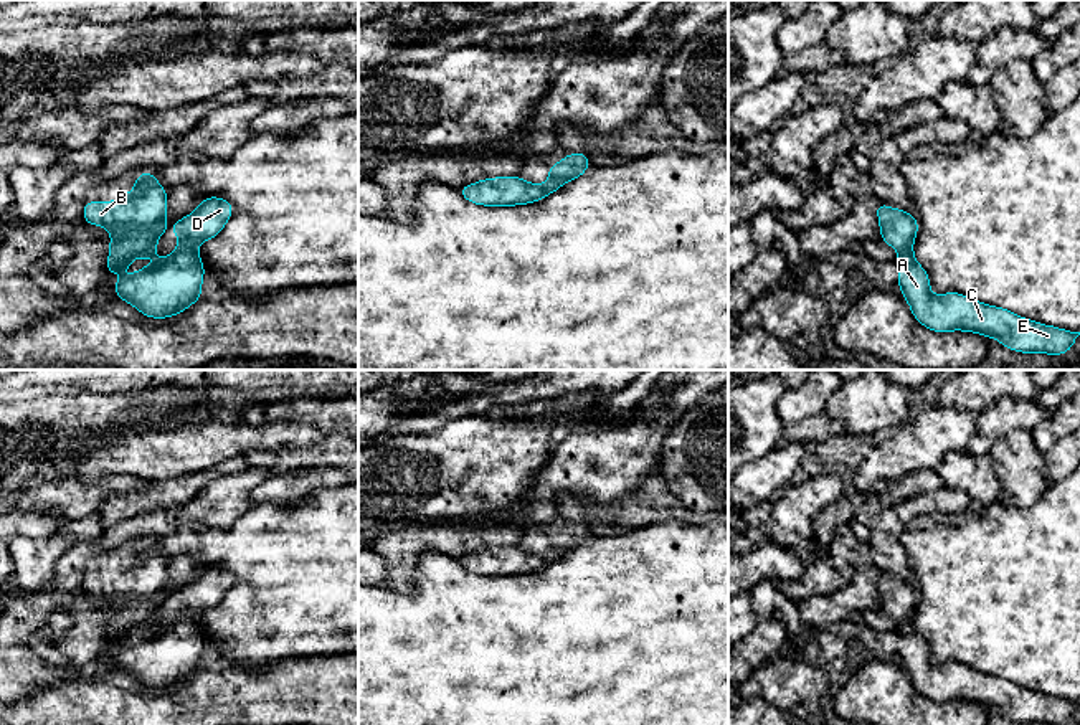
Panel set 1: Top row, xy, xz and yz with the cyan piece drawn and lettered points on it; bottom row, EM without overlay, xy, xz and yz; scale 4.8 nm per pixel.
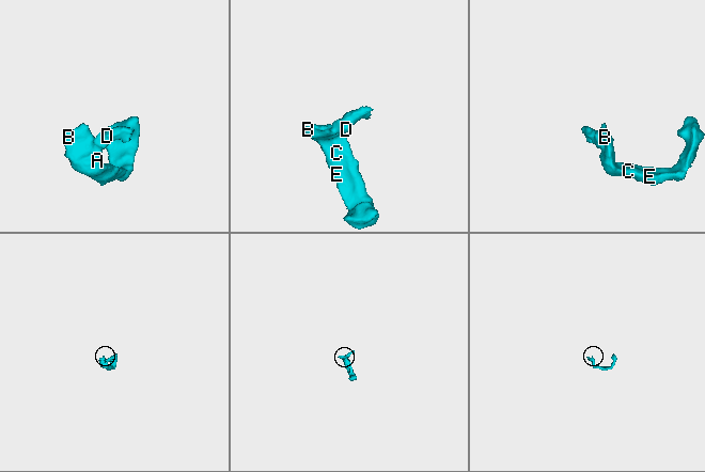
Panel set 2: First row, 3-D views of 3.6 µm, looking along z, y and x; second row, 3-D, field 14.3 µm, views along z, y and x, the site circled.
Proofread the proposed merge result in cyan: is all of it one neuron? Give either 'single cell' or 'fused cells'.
fused cells

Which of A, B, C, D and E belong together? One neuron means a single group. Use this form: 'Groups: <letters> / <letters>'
Groups: A B C E / D

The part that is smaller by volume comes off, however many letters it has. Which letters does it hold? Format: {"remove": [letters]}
{"remove": ["D"]}

